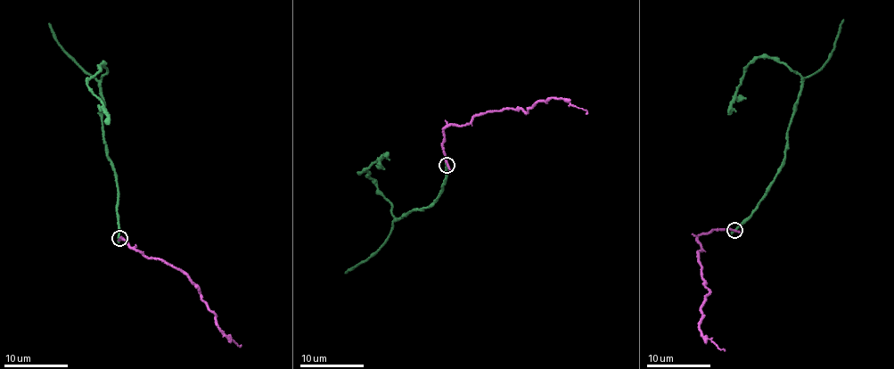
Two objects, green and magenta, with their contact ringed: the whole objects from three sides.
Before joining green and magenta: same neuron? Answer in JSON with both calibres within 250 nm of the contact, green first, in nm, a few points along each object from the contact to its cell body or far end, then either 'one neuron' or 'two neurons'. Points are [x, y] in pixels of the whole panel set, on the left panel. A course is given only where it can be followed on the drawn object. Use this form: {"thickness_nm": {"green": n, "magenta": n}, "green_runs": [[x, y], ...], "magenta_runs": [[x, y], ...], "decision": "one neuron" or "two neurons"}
{"thickness_nm": {"green": 260, "magenta": 190}, "green_runs": [[118, 239], [118, 199], [104, 141], [101, 80], [108, 70], [102, 63], [88, 89], [110, 125]], "magenta_runs": [[120, 239], [135, 250], [186, 275], [216, 315], [216, 323], [239, 347]], "decision": "two neurons"}

